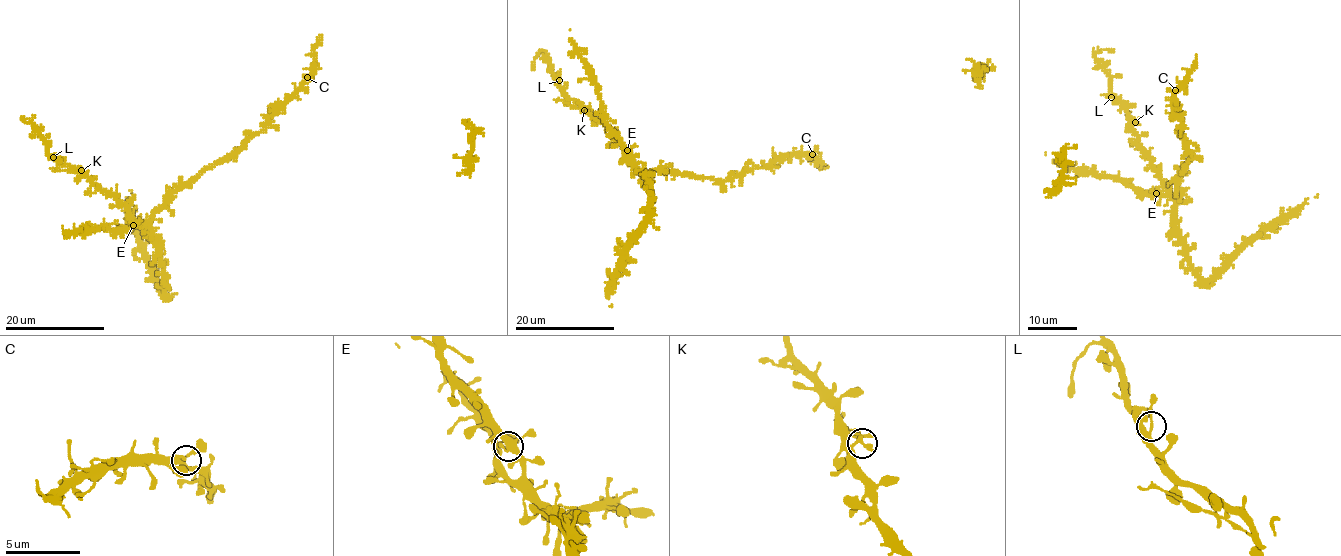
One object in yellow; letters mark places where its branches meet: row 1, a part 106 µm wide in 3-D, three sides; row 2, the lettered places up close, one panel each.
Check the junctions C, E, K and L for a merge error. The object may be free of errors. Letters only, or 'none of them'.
none of them

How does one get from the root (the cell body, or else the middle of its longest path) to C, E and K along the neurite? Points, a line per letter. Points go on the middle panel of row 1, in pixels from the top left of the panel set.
C: (732, 176), (785, 157), (812, 154)
E: (732, 176), (720, 180), (664, 171), (646, 174), (637, 167), (627, 150)
K: (732, 176), (720, 180), (664, 171), (646, 174), (636, 170), (608, 129), (588, 109), (584, 110)

